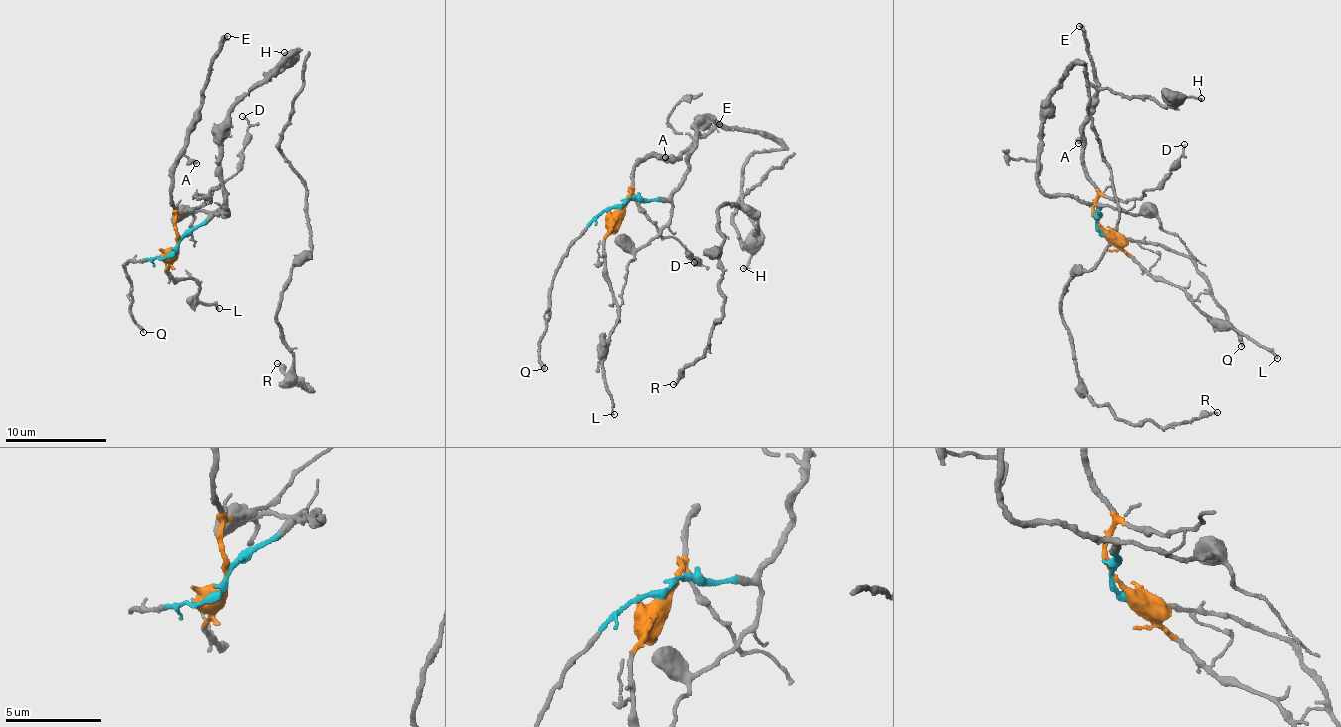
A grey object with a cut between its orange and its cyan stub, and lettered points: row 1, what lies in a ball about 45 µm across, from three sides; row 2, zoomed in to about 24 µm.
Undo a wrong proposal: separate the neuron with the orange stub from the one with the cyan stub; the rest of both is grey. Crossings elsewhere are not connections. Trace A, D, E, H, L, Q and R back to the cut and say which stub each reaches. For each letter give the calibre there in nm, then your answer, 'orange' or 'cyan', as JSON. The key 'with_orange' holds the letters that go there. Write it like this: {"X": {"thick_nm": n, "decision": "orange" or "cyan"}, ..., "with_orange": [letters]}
{"A": {"thick_nm": 320, "decision": "orange"}, "D": {"thick_nm": 130, "decision": "orange"}, "E": {"thick_nm": 280, "decision": "orange"}, "H": {"thick_nm": 170, "decision": "cyan"}, "L": {"thick_nm": 170, "decision": "orange"}, "Q": {"thick_nm": 240, "decision": "cyan"}, "R": {"thick_nm": 180, "decision": "cyan"}, "with_orange": ["A", "D", "E", "L"]}

